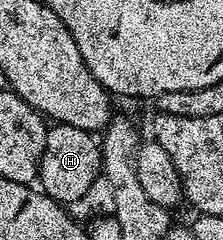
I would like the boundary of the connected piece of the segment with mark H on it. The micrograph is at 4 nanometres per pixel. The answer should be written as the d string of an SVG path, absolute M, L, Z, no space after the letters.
M56 123L46 133L46 149L40 158L39 190L61 205L69 205L85 196L94 181L102 175L101 140L86 129Z

